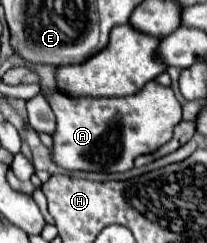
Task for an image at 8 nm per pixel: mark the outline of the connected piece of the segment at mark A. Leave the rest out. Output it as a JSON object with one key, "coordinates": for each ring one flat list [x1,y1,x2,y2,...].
{"coordinates":[[151,80,141,92,123,98,69,98,61,92,45,96,57,116,57,132,53,146,53,162,67,170,91,170,91,172,127,172,133,168,133,160,141,154,155,152,173,136,175,124,181,122,181,104,177,102,171,88,165,88]]}

